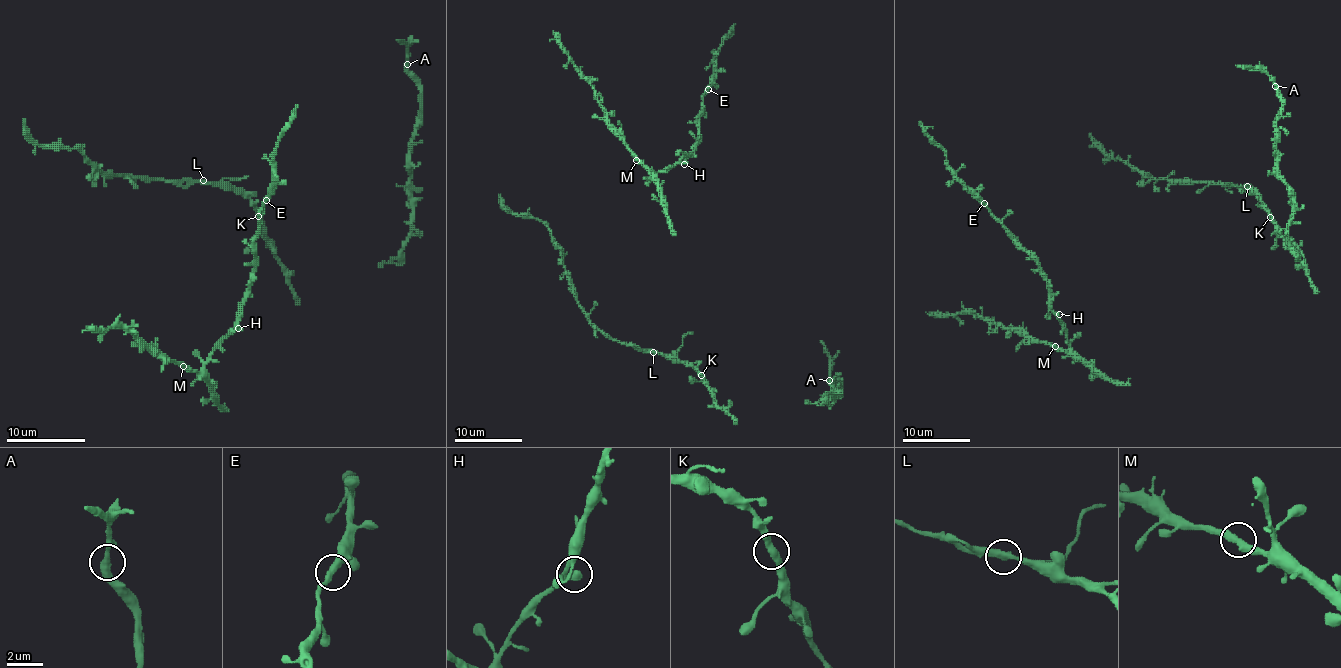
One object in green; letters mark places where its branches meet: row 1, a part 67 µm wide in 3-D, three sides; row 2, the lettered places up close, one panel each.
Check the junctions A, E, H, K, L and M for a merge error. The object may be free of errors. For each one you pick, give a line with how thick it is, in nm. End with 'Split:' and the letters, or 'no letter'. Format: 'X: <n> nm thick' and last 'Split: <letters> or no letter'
Split: no letter

